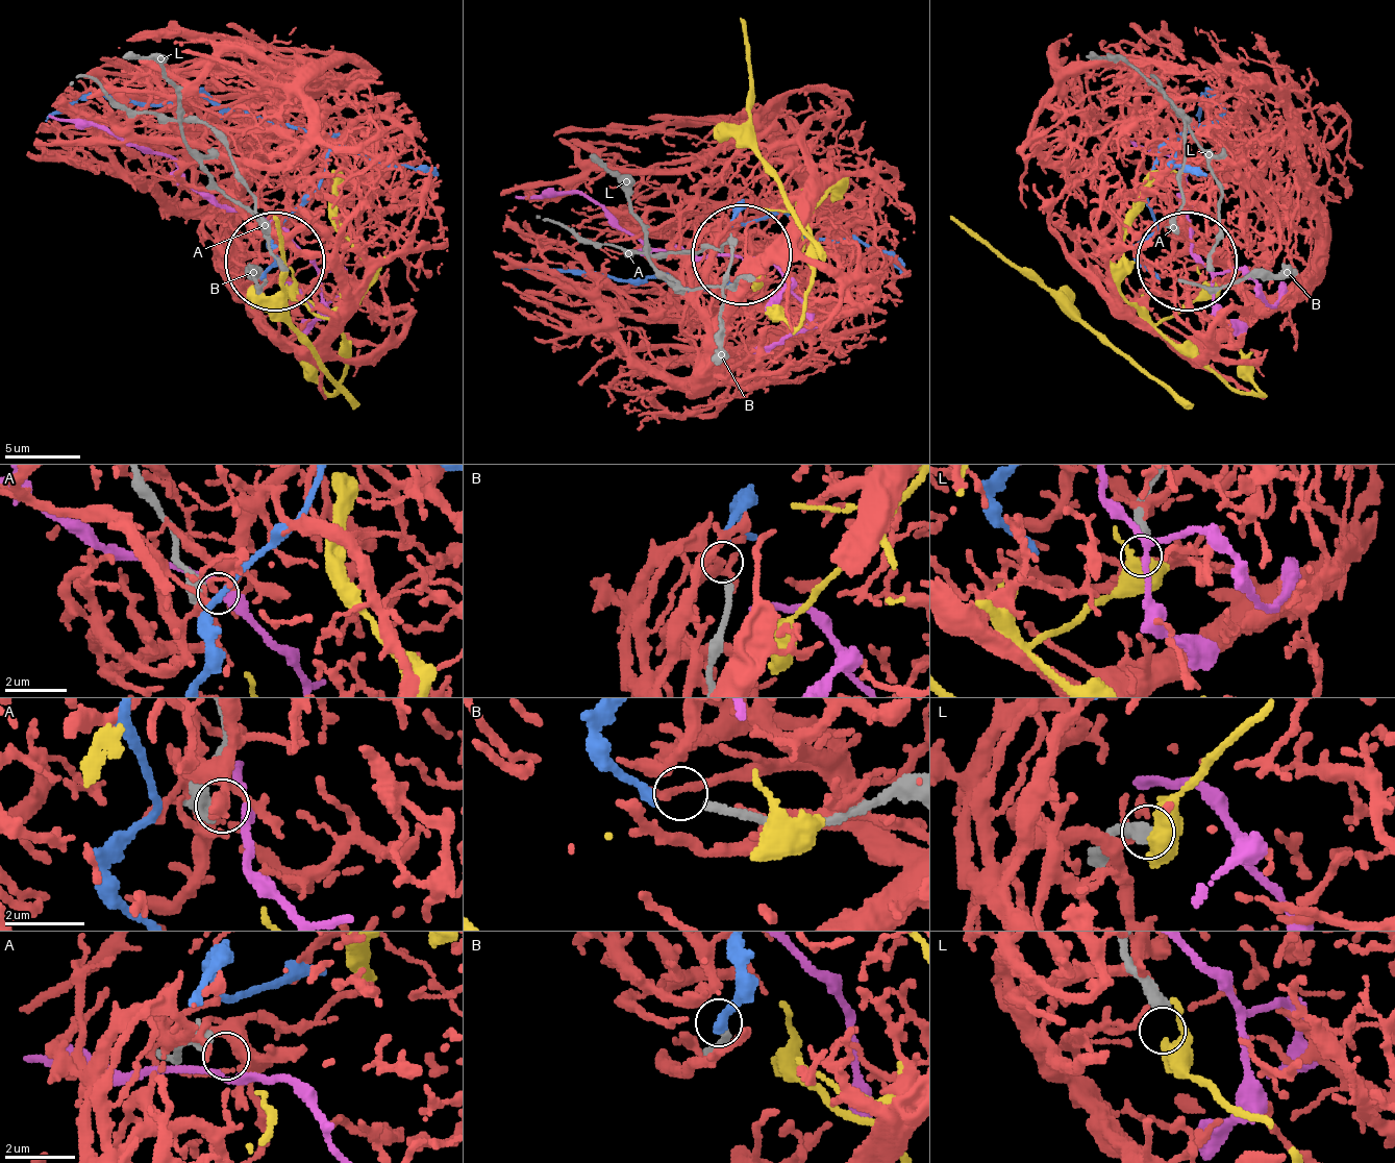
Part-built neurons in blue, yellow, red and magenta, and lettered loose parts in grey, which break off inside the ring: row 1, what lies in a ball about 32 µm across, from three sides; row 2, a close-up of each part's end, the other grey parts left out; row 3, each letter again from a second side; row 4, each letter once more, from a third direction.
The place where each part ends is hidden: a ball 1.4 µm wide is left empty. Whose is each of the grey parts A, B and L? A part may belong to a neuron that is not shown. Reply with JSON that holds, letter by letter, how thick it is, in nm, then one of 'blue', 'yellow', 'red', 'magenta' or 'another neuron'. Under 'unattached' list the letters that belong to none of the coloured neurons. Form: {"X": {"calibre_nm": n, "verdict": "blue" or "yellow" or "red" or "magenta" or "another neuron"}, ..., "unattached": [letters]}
{"A": {"calibre_nm": 400, "verdict": "another neuron"}, "B": {"calibre_nm": 220, "verdict": "blue"}, "L": {"calibre_nm": 400, "verdict": "another neuron"}, "unattached": ["A", "L"]}

